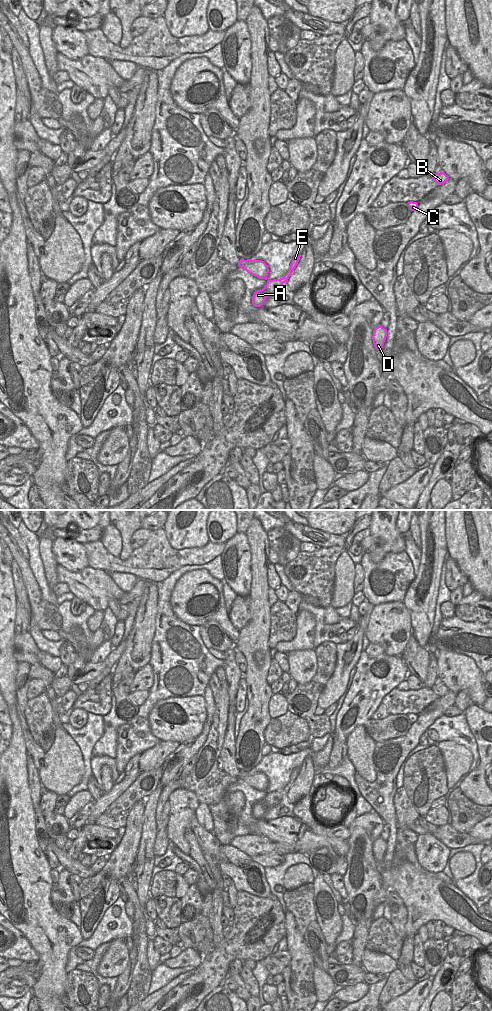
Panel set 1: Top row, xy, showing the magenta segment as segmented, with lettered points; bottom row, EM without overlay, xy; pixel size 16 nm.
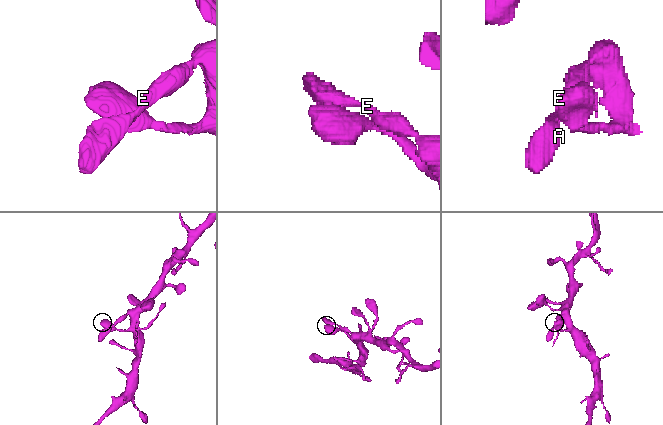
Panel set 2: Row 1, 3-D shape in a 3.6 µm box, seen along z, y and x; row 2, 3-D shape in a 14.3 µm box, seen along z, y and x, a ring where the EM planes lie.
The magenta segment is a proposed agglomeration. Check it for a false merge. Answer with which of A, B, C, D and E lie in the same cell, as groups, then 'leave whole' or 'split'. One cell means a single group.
A B C D E | leave whole

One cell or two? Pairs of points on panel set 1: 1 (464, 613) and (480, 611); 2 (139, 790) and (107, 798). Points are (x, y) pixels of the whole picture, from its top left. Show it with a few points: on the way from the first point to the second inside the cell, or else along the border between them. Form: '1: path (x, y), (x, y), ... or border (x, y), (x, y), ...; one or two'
1: path (468, 613), (476, 612); one
2: border (137, 777), (105, 811); two

